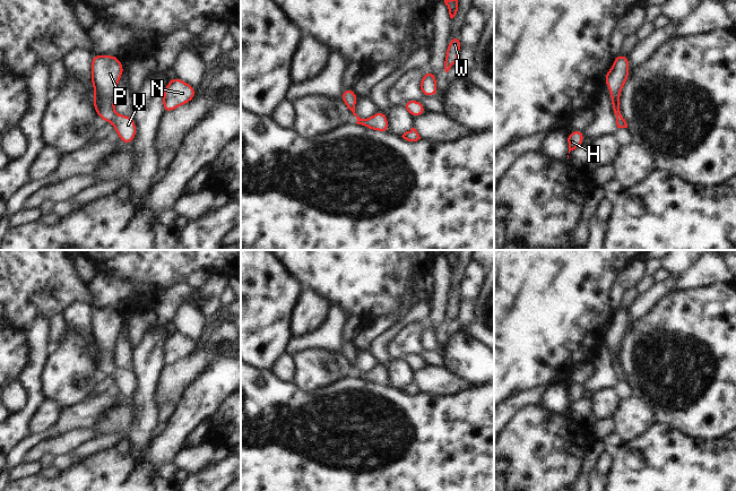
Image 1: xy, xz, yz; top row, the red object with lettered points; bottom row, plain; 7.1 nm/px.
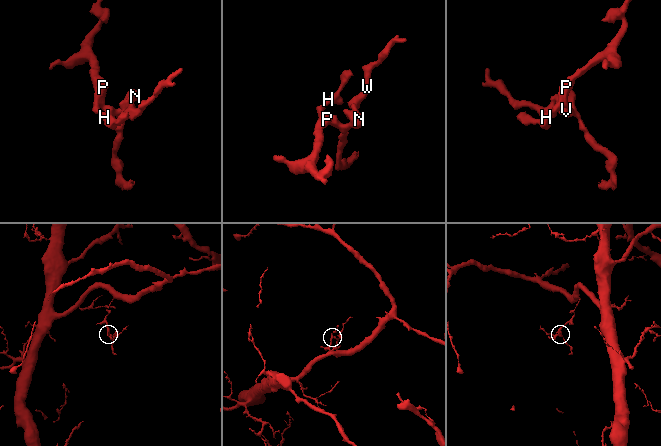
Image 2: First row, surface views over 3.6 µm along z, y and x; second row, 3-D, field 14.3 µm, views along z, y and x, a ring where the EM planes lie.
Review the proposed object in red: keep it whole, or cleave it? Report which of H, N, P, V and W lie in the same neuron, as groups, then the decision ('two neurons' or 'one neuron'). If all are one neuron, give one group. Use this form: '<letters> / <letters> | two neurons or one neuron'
H N P V W | one neuron

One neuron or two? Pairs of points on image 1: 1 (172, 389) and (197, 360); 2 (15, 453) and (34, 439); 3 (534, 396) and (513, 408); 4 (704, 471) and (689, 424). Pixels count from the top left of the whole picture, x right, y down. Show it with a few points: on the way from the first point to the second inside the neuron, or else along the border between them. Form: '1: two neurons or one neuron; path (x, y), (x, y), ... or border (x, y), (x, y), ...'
1: one neuron; path (174, 382), (190, 367)
2: one neuron; path (19, 449), (29, 441)
3: one neuron; path (529, 397), (524, 398), (518, 404)
4: two neurons; border (668, 427), (701, 439), (720, 437)

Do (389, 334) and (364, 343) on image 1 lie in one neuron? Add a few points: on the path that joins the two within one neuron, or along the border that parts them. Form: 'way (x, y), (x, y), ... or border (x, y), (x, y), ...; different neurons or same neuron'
border (392, 325), (379, 334), (366, 350); different neurons

